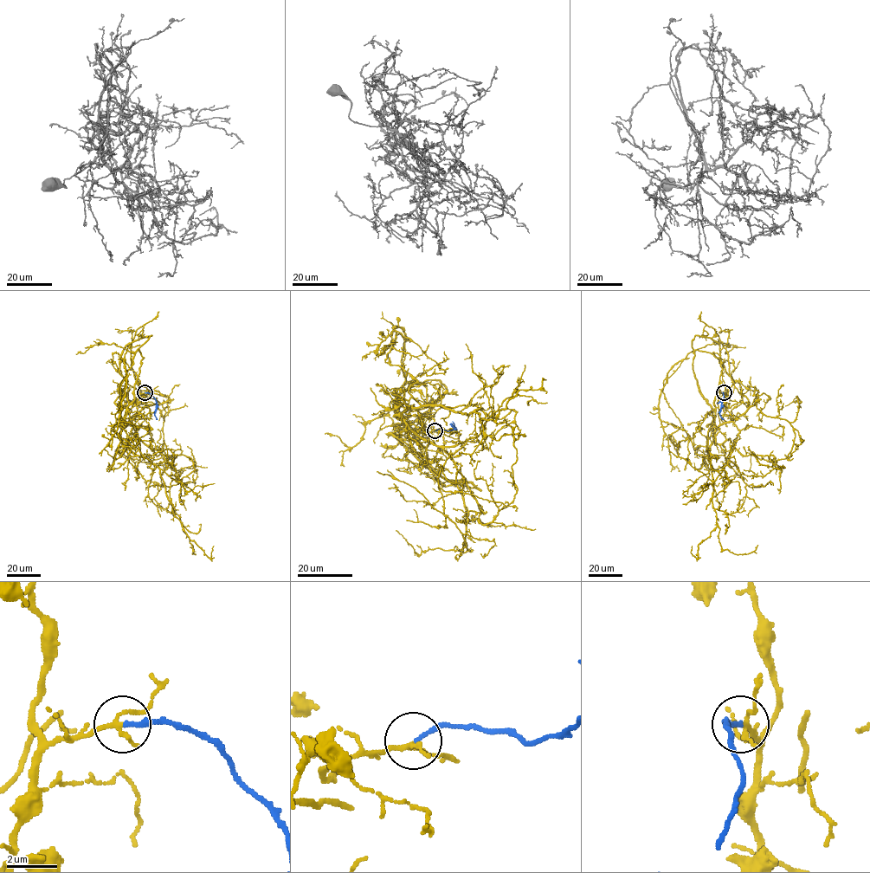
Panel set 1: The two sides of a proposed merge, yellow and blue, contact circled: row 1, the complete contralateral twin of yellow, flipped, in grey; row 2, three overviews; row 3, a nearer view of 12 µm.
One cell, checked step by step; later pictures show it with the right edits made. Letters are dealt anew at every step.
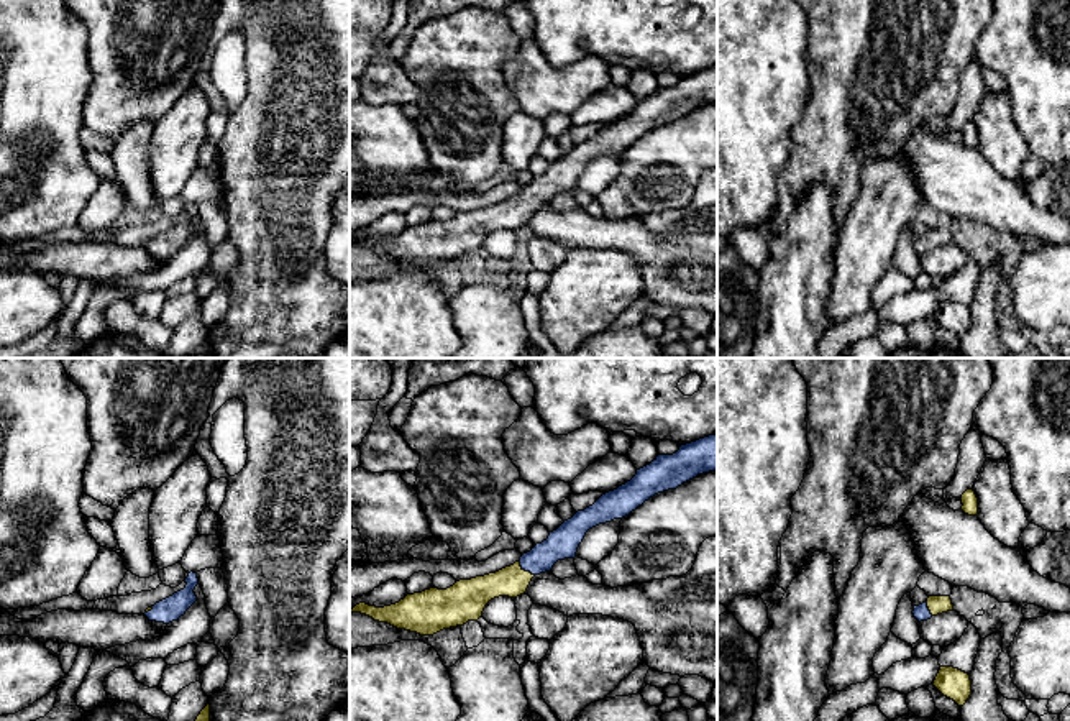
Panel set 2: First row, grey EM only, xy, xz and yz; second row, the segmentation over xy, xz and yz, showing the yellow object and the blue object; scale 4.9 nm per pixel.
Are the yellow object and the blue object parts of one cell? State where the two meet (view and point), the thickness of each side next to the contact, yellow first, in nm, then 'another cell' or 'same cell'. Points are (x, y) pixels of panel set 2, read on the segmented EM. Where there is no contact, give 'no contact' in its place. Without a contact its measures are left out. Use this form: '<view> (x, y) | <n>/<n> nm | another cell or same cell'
xz (524, 570) | 150/150 nm | same cell

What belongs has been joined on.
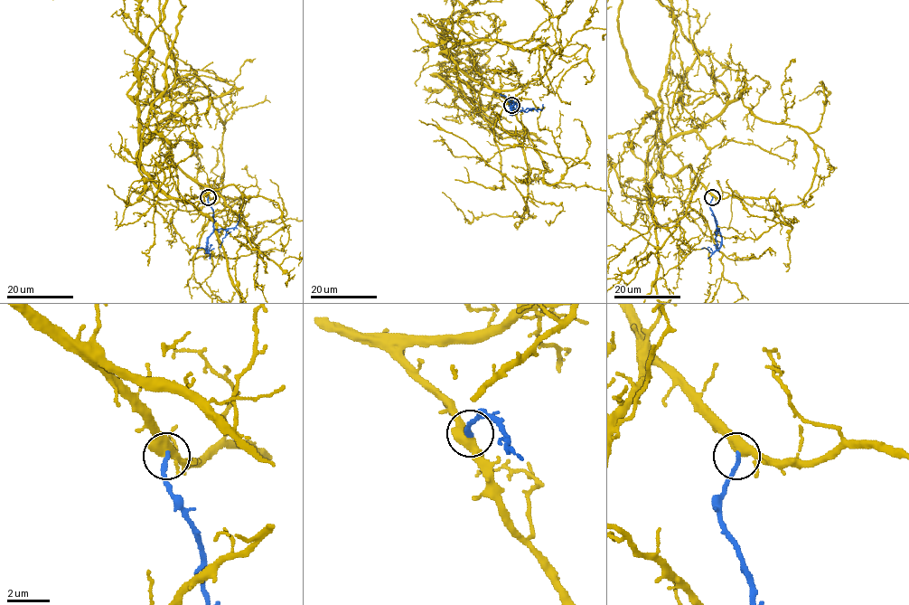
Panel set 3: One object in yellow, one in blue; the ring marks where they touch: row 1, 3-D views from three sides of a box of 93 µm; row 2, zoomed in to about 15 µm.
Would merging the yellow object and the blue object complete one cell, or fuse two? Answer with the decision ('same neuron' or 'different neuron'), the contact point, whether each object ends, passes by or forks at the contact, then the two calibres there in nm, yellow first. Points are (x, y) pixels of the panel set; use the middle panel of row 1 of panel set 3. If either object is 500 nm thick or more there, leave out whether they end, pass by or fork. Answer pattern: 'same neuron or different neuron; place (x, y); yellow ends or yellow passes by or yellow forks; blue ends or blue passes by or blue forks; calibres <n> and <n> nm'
same neuron; place (511, 105); yellow forks; blue ends; calibres 440 and 240 nm

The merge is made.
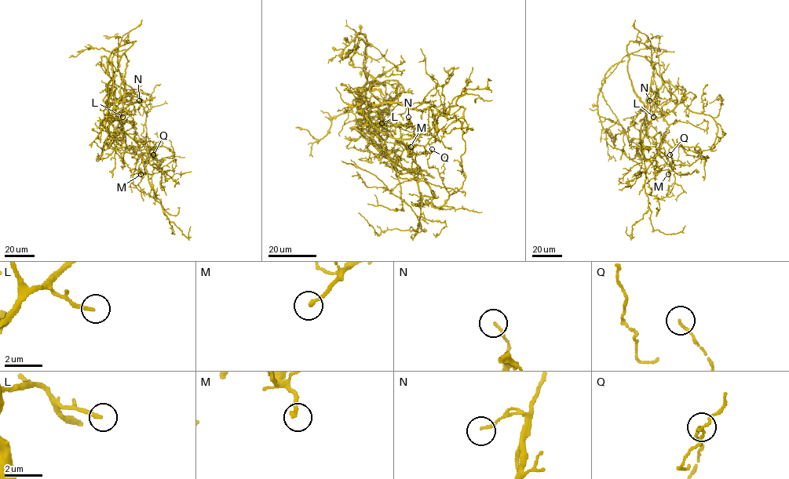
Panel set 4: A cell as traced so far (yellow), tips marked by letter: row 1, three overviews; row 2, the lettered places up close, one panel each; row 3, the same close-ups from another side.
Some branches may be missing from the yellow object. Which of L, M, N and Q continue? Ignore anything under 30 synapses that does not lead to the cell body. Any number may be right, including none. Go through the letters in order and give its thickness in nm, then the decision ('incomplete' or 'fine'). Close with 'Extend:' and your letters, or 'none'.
L: calibre 180 nm; incomplete
M: calibre 200 nm; fine
N: calibre 110 nm; fine
Q: calibre 110 nm; fine
Extend: L

